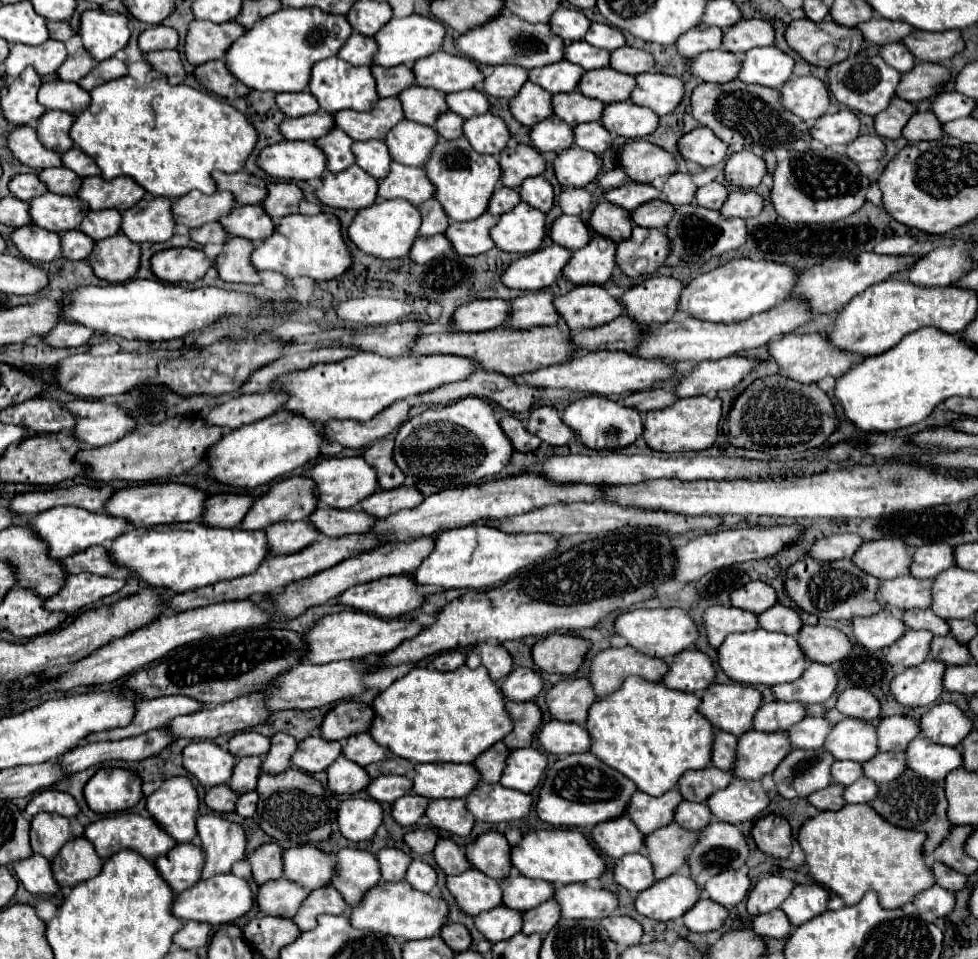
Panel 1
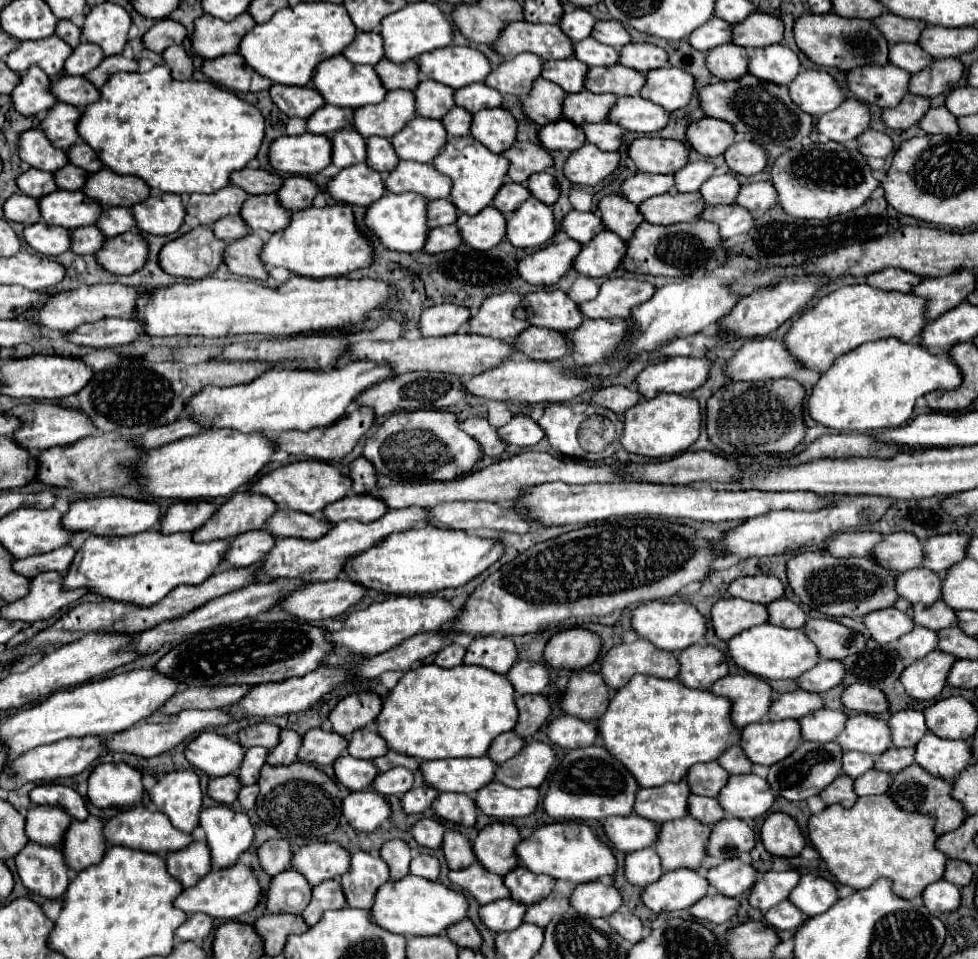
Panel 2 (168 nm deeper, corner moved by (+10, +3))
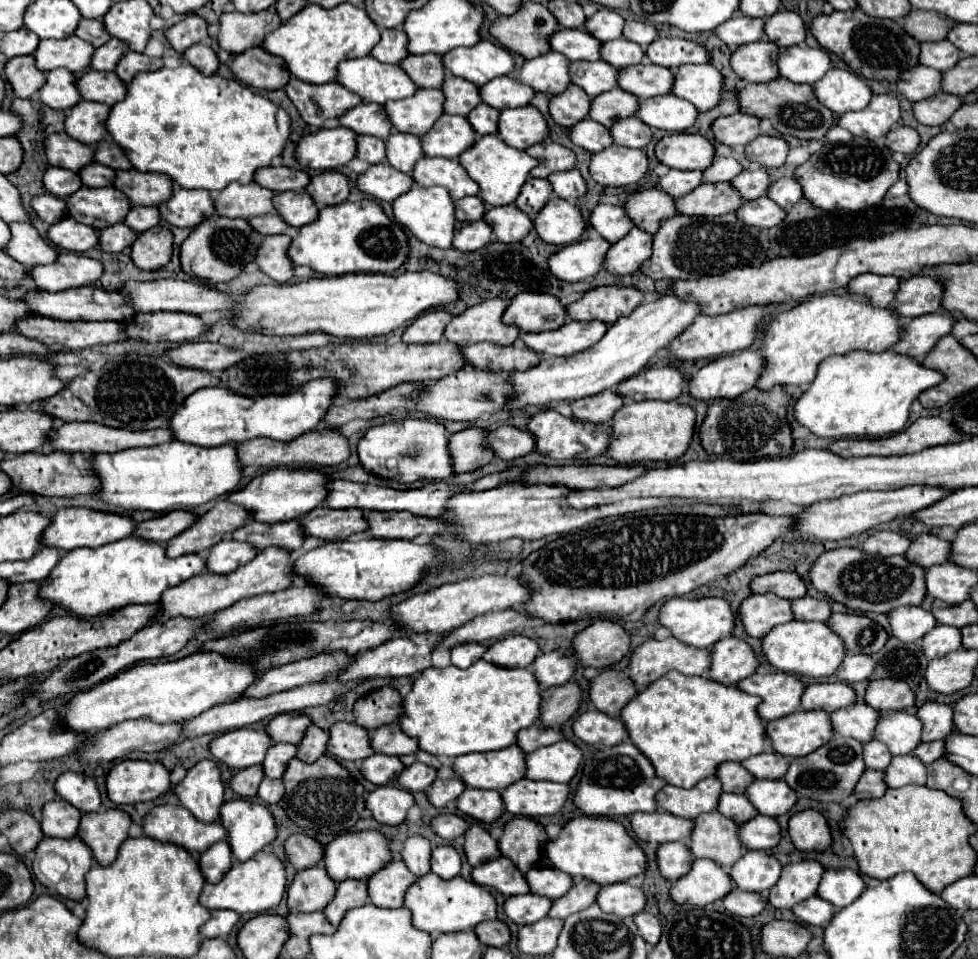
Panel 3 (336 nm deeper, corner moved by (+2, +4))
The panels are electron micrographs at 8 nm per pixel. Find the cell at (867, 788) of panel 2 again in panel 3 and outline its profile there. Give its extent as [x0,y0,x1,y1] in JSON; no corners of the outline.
[886,754,928,788]

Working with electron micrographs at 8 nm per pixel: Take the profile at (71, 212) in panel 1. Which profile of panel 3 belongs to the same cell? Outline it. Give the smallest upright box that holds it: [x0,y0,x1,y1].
[66,188,130,230]

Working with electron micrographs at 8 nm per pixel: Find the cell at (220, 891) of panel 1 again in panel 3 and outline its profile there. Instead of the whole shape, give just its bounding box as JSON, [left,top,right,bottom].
[200,852,286,914]

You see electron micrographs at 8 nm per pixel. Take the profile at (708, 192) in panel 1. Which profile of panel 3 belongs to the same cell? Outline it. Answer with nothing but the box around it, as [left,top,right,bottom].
[732,168,772,200]

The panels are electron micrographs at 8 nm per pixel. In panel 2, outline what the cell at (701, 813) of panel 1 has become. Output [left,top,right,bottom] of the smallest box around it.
[688,795,724,825]

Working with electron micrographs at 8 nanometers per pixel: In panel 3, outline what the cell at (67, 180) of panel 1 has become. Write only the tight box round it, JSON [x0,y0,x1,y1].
[80,162,116,188]

